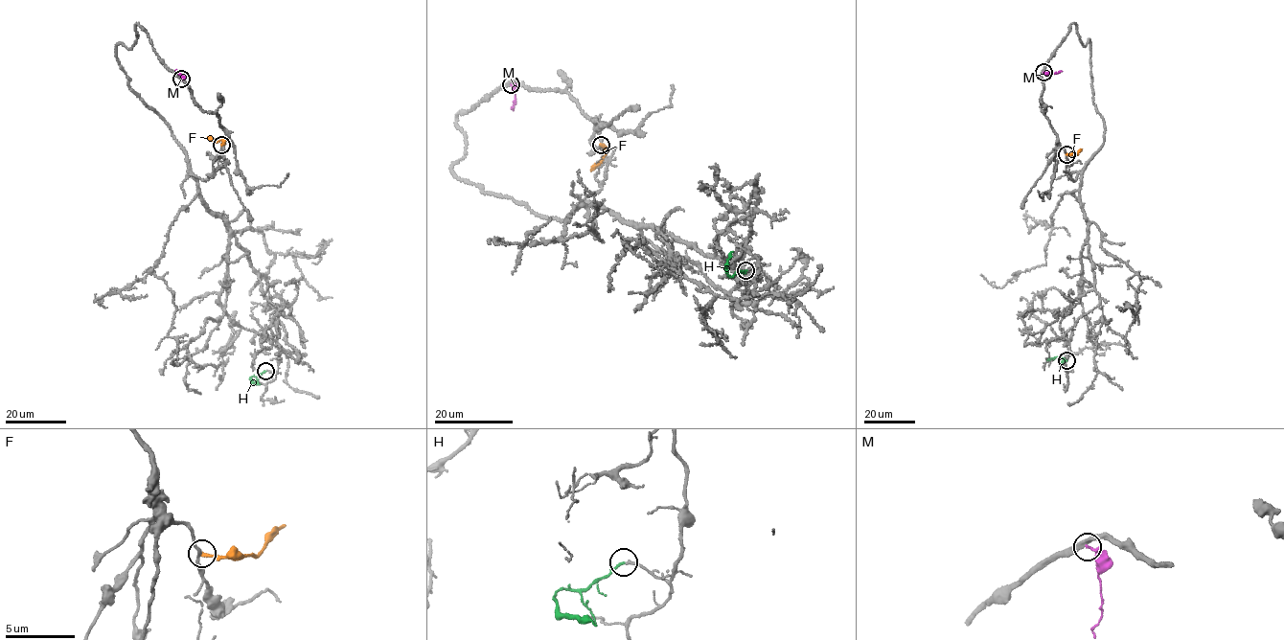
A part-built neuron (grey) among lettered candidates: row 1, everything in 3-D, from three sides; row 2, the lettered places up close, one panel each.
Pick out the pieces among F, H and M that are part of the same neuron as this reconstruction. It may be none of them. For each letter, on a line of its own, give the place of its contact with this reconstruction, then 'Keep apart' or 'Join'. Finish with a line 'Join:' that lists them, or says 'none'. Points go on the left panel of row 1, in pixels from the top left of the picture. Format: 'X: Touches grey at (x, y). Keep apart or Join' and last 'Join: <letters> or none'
F: Touches grey at (221, 145). Keep apart
H: Touches grey at (265, 371). Join
M: Touches grey at (181, 79). Keep apart
Join: H

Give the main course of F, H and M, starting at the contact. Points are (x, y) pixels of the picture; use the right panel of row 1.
F: (1066, 154), (1078, 153), (1082, 148)
H: (1066, 360), (1057, 356), (1046, 359)
M: (1043, 72), (1062, 71)

